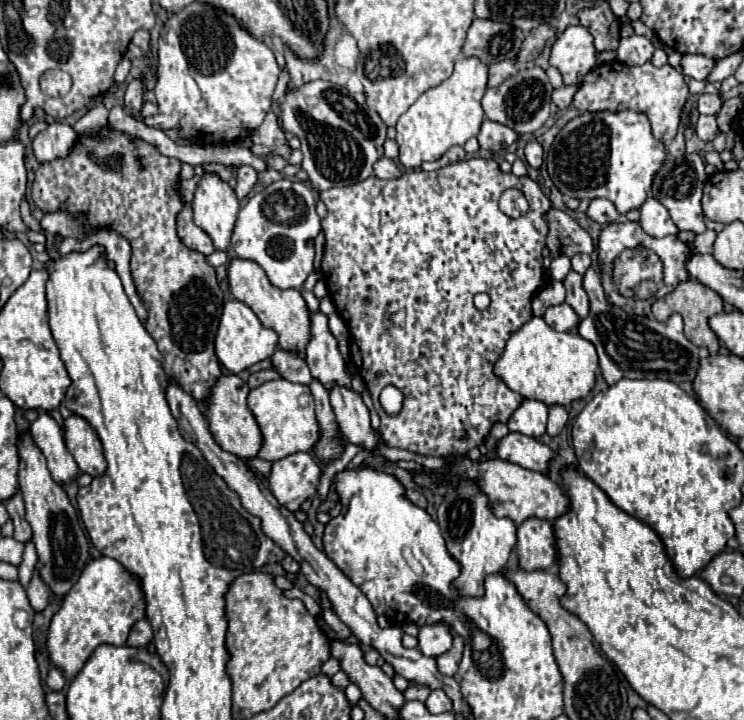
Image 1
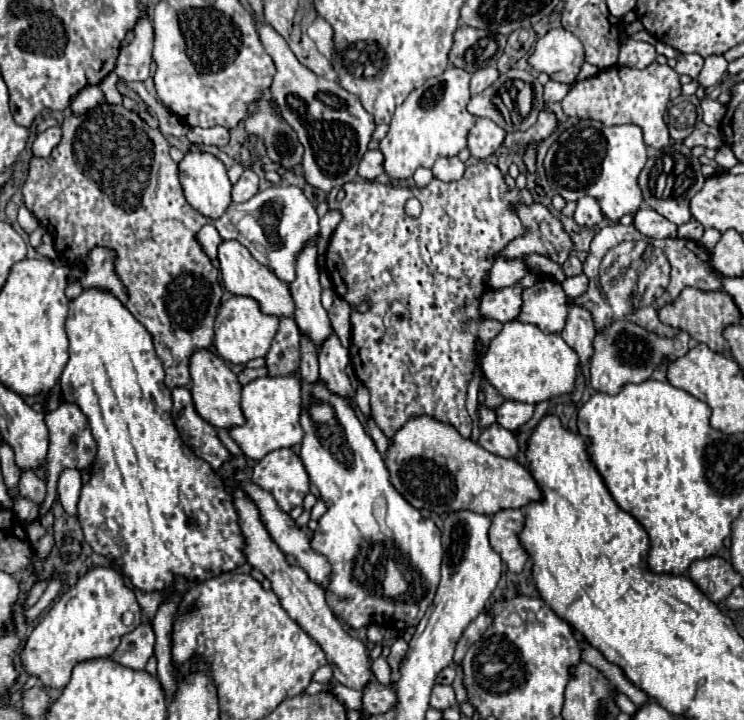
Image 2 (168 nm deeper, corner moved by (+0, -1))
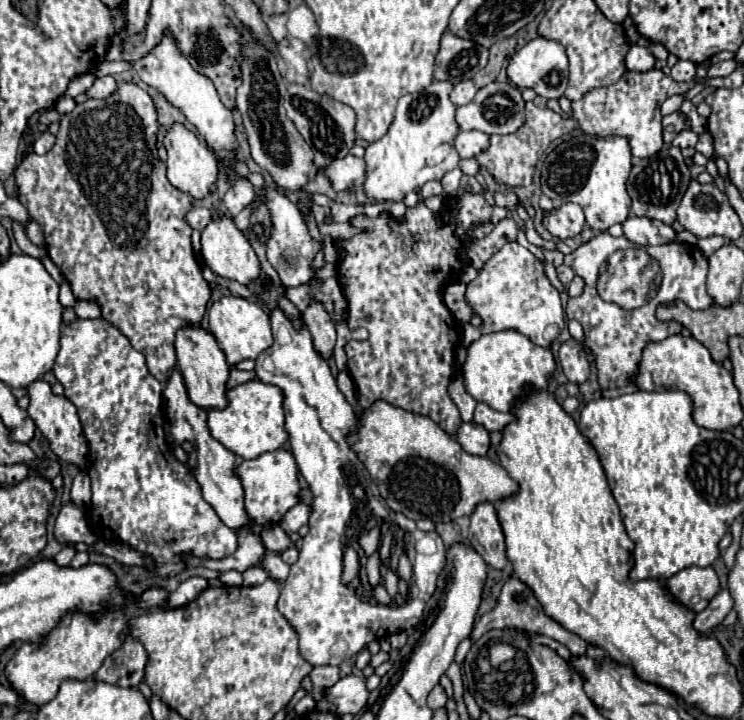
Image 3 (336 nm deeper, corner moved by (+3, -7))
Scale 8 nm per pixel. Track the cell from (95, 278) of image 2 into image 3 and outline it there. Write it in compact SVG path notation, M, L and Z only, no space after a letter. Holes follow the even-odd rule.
M77 302L75 304L75 314L79 320L95 320L101 318L101 308L95 302Z

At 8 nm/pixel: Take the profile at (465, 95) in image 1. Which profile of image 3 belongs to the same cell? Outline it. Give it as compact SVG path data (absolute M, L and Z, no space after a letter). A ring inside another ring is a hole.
M431 82L423 90L399 98L389 132L365 148L367 172L363 192L369 200L403 200L407 192L417 190L429 180L441 180L443 174L457 166L459 154L453 140L459 126L455 122L455 104L449 100L451 88L451 82Z

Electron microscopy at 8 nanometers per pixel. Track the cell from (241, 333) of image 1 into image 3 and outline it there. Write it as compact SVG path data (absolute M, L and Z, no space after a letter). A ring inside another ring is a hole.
M225 294L211 304L209 330L217 338L221 350L225 352L229 366L235 366L237 362L247 358L257 358L263 350L267 350L273 344L269 316L261 310L261 306L233 294Z

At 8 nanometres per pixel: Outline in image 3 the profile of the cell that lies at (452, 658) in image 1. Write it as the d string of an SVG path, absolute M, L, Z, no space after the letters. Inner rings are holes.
M511 576L511 578L503 584L503 590L501 590L501 594L499 594L497 606L495 606L489 614L481 616L481 618L475 622L471 640L481 638L485 632L489 632L489 630L493 630L493 628L519 628L519 630L529 630L529 632L545 634L545 636L549 636L549 638L553 638L553 640L565 644L565 646L571 650L571 654L577 654L577 656L579 656L579 654L585 654L585 648L587 648L587 642L585 642L583 638L579 638L577 634L573 634L573 632L569 632L569 630L565 630L559 622L551 620L551 618L543 612L543 608L541 608L541 604L539 604L537 600L535 600L535 606L533 606L533 590L531 590L525 582L521 582L517 576Z

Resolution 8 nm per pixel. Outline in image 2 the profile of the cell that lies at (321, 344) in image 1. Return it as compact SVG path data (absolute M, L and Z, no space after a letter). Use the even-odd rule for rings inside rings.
M316 242L304 248L296 262L296 280L290 284L296 302L296 324L300 332L318 348L334 334L328 312L320 304L320 282L316 266Z

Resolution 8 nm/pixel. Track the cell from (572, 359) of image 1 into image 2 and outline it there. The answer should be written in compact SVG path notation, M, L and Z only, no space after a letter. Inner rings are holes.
M520 320L506 322L482 358L484 376L500 394L506 400L528 404L538 404L542 400L574 392L578 366L578 354L562 340L560 334L546 334L538 330L538 326L524 324Z

